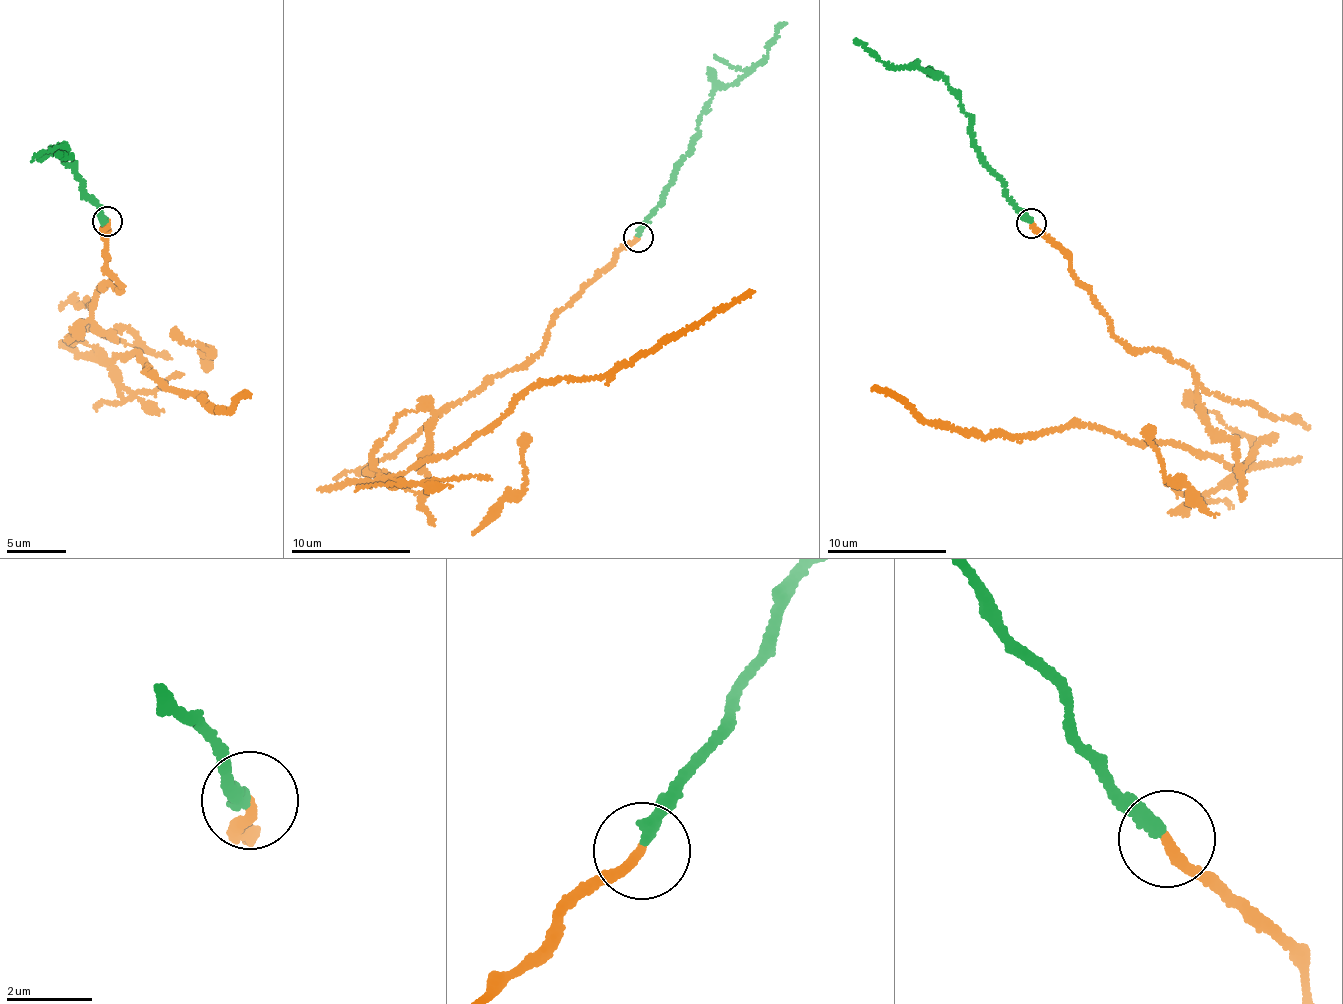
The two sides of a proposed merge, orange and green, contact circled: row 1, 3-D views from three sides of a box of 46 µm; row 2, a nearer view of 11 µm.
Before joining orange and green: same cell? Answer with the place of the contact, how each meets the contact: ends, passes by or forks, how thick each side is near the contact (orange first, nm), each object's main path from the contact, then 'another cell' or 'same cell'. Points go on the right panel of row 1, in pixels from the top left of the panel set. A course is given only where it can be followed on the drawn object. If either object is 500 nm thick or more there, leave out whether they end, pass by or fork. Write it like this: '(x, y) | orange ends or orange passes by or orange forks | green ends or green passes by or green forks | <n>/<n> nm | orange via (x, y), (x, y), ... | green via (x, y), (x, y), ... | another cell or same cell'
(1031, 223) | orange ends | green ends | 240/320 nm | orange via (1030, 222), (1117, 339), (1191, 370), (1193, 405), (1248, 437), (1249, 461), (1085, 426), (982, 439), (872, 388) | green via (1030, 222), (975, 146), (972, 122), (952, 89), (928, 72), (877, 60), (854, 40) | another cell

